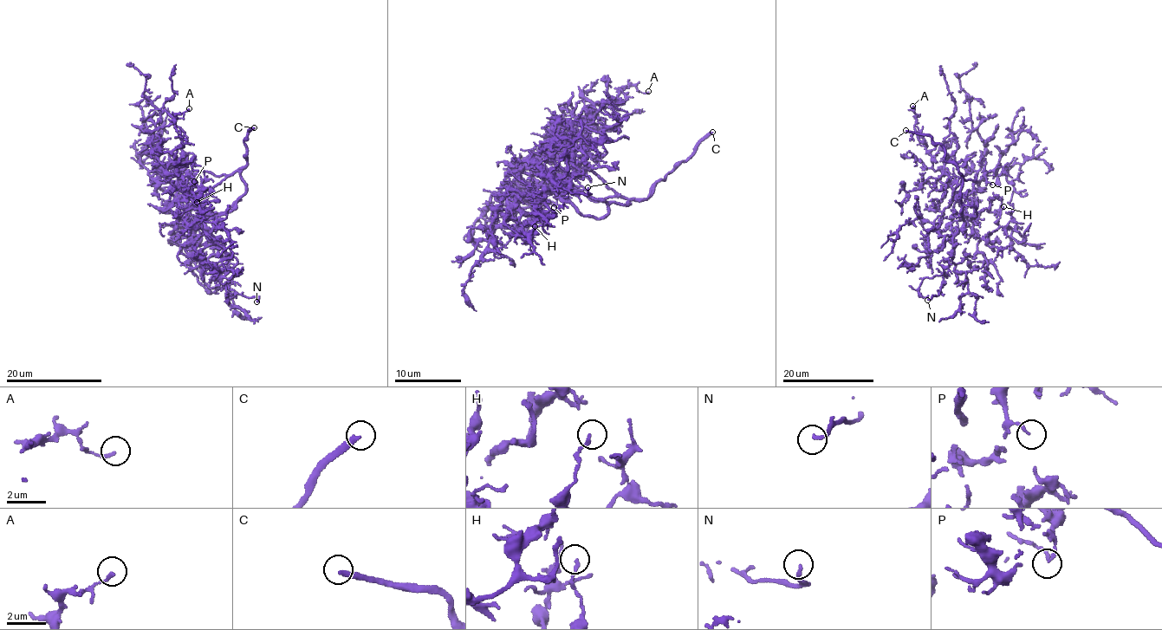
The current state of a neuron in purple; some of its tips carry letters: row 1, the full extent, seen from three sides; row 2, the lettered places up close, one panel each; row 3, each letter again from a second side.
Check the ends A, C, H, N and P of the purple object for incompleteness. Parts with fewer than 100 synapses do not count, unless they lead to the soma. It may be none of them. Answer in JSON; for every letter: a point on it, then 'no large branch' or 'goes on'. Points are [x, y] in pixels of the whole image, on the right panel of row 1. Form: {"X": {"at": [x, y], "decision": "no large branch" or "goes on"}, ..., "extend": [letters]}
{"A": {"at": [912, 106], "decision": "no large branch"}, "C": {"at": [905, 130], "decision": "goes on"}, "H": {"at": [1003, 206], "decision": "no large branch"}, "N": {"at": [927, 300], "decision": "no large branch"}, "P": {"at": [992, 185], "decision": "no large branch"}, "extend": ["C"]}

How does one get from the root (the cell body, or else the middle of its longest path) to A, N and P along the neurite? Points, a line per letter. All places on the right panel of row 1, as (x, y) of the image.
A: (960, 190), (964, 177), (951, 199), (954, 190), (940, 180), (944, 172), (932, 168), (914, 127), (912, 106)
N: (960, 190), (964, 226), (952, 241), (953, 255), (948, 257), (939, 294), (927, 300)
P: (960, 190), (963, 177), (973, 181), (976, 174), (978, 182), (986, 172), (987, 181), (992, 185)

